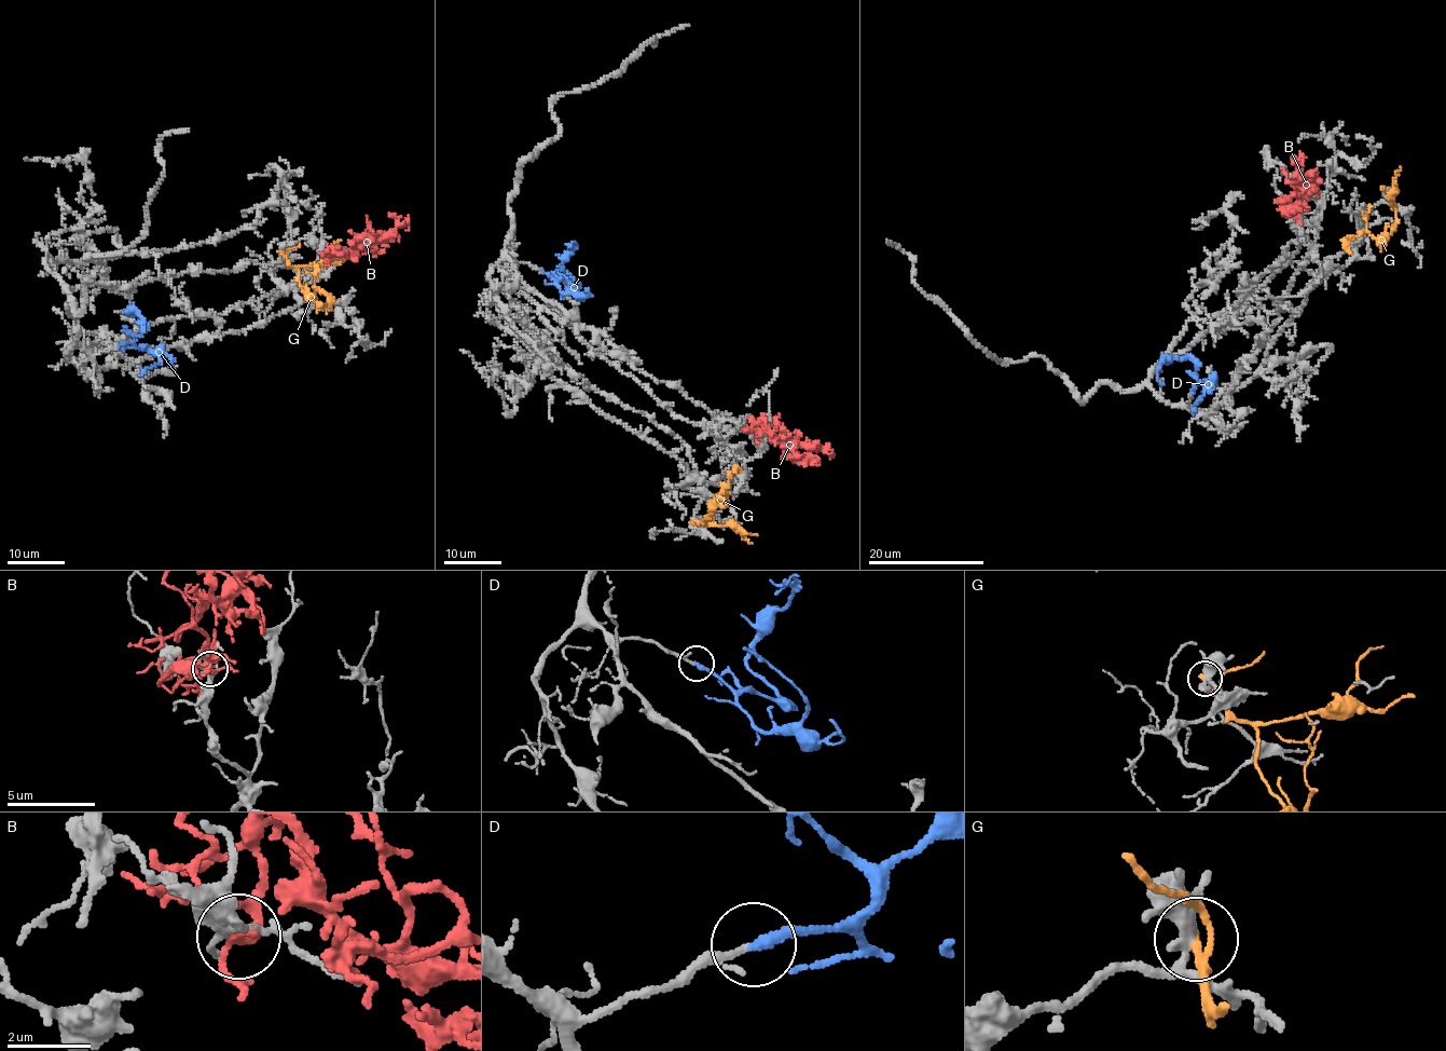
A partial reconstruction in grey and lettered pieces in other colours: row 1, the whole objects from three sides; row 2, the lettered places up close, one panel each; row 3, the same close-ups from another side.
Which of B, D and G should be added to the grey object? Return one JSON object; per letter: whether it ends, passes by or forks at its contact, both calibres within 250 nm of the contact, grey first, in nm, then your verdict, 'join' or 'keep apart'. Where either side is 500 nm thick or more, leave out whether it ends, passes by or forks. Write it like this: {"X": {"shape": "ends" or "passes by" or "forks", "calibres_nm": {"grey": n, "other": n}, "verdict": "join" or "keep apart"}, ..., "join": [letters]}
{"B": {"shape": "forks", "calibres_nm": {"grey": 220, "other": 140}, "verdict": "keep apart"}, "D": {"shape": "ends", "calibres_nm": {"grey": 120, "other": 260}, "verdict": "join"}, "G": {"shape": "passes by", "calibres_nm": {"grey": 360, "other": 170}, "verdict": "keep apart"}, "join": ["D"]}

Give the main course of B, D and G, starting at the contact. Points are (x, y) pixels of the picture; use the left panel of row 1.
B: (336, 254), (336, 248), (345, 255), (367, 247), (373, 237), (385, 239), (398, 224), (407, 222), (407, 231)
D: (116, 344), (133, 341), (142, 327), (142, 322), (126, 310), (131, 308), (139, 315), (142, 326), (136, 336)
G: (281, 253), (298, 270), (299, 283), (308, 296), (313, 297), (317, 289), (327, 296), (330, 311)

